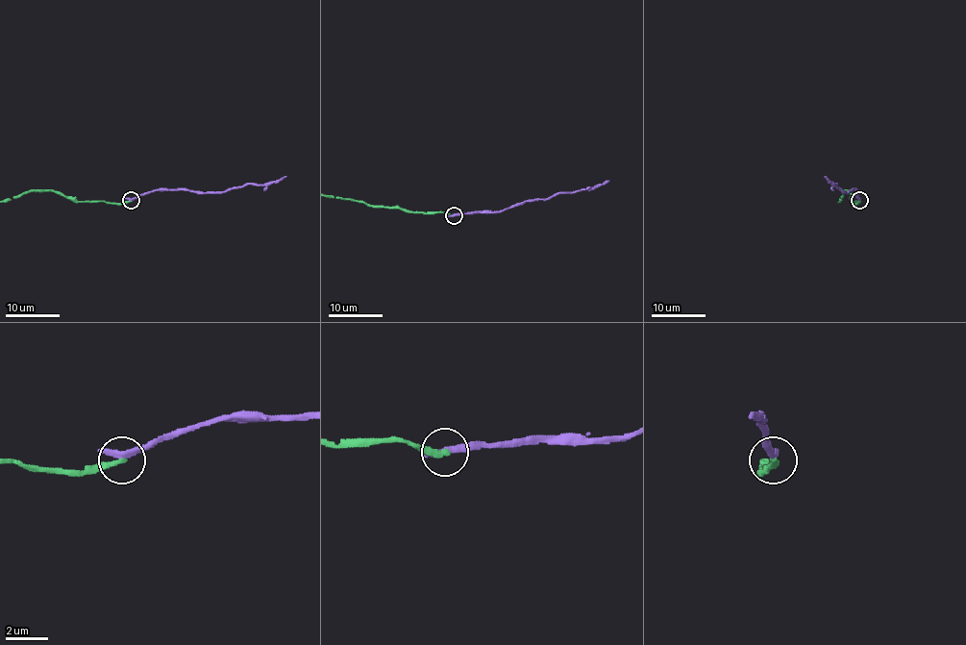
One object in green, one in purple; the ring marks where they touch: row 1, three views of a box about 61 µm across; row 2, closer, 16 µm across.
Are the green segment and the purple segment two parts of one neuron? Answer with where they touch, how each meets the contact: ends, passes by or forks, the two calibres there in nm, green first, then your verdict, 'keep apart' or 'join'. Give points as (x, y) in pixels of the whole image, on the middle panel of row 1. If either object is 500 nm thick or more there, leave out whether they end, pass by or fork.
place (454, 215); green ends; purple ends; calibres 280 and 360 nm; keep apart

